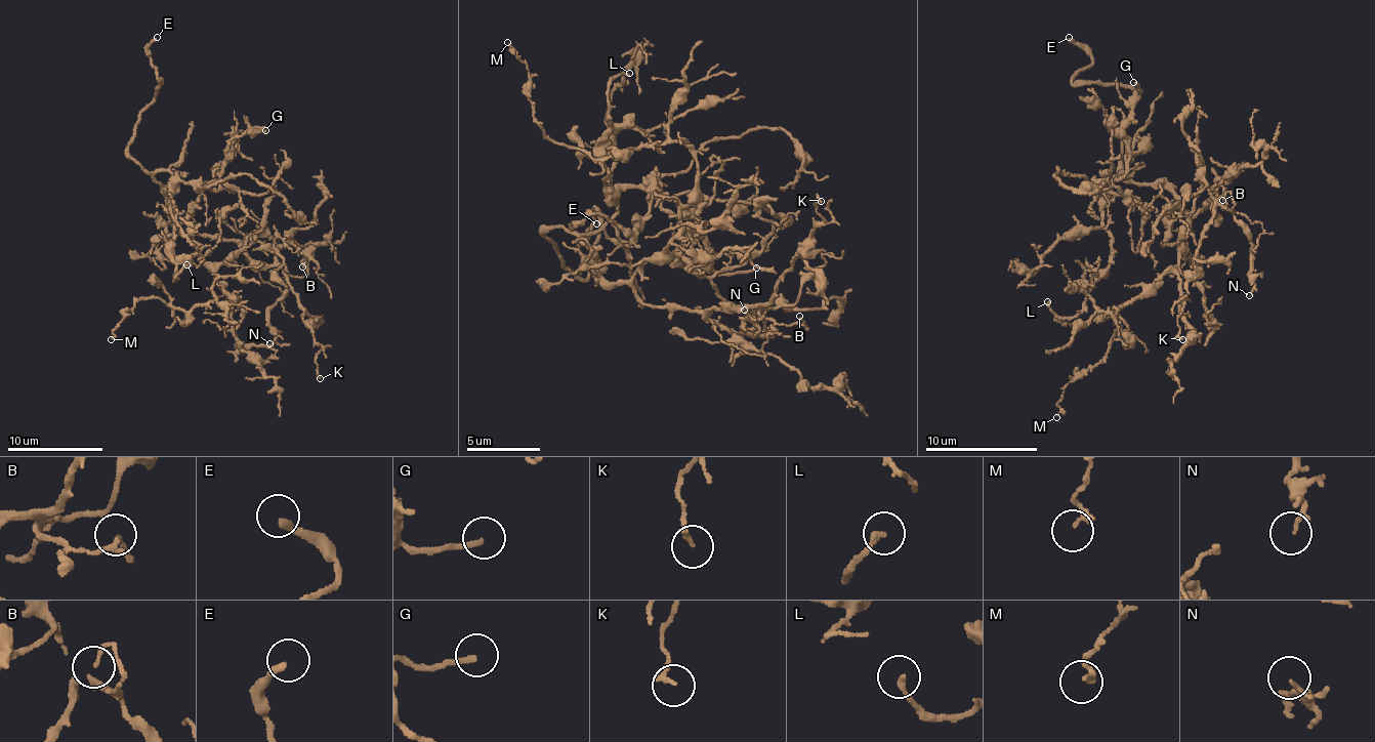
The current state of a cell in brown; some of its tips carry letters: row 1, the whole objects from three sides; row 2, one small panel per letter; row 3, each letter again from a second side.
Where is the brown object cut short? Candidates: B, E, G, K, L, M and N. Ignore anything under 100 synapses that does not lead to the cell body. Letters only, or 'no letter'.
E

